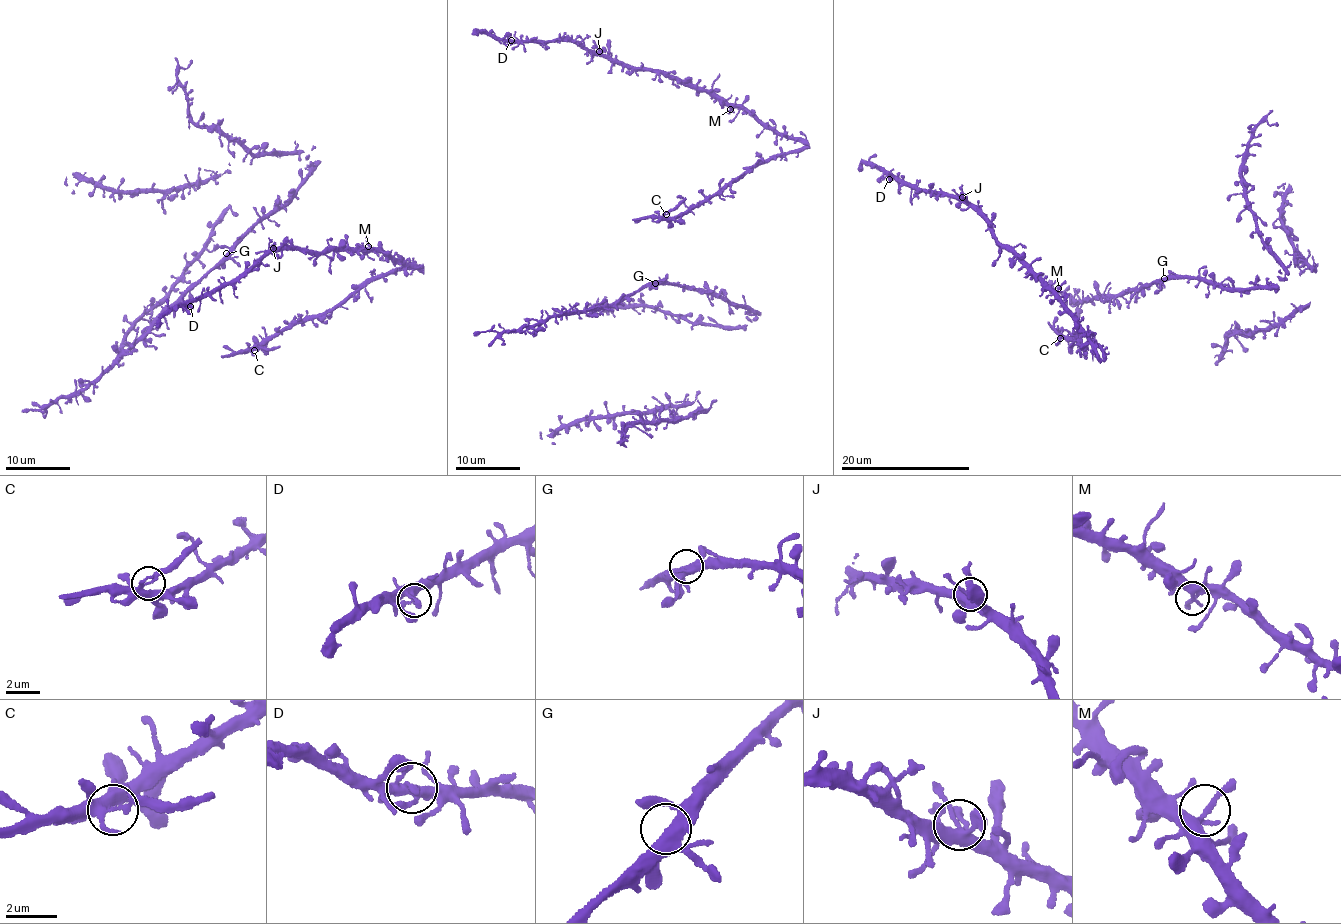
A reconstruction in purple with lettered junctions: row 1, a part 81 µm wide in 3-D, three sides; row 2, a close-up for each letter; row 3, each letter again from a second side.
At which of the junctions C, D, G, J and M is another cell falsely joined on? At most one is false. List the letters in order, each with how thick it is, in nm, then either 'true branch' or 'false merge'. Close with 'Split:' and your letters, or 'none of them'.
C: calibre 280 nm; false merge
D: calibre 240 nm; true branch
G: calibre 400 nm; true branch
J: calibre 320 nm; true branch
M: calibre 280 nm; true branch
Split: C

